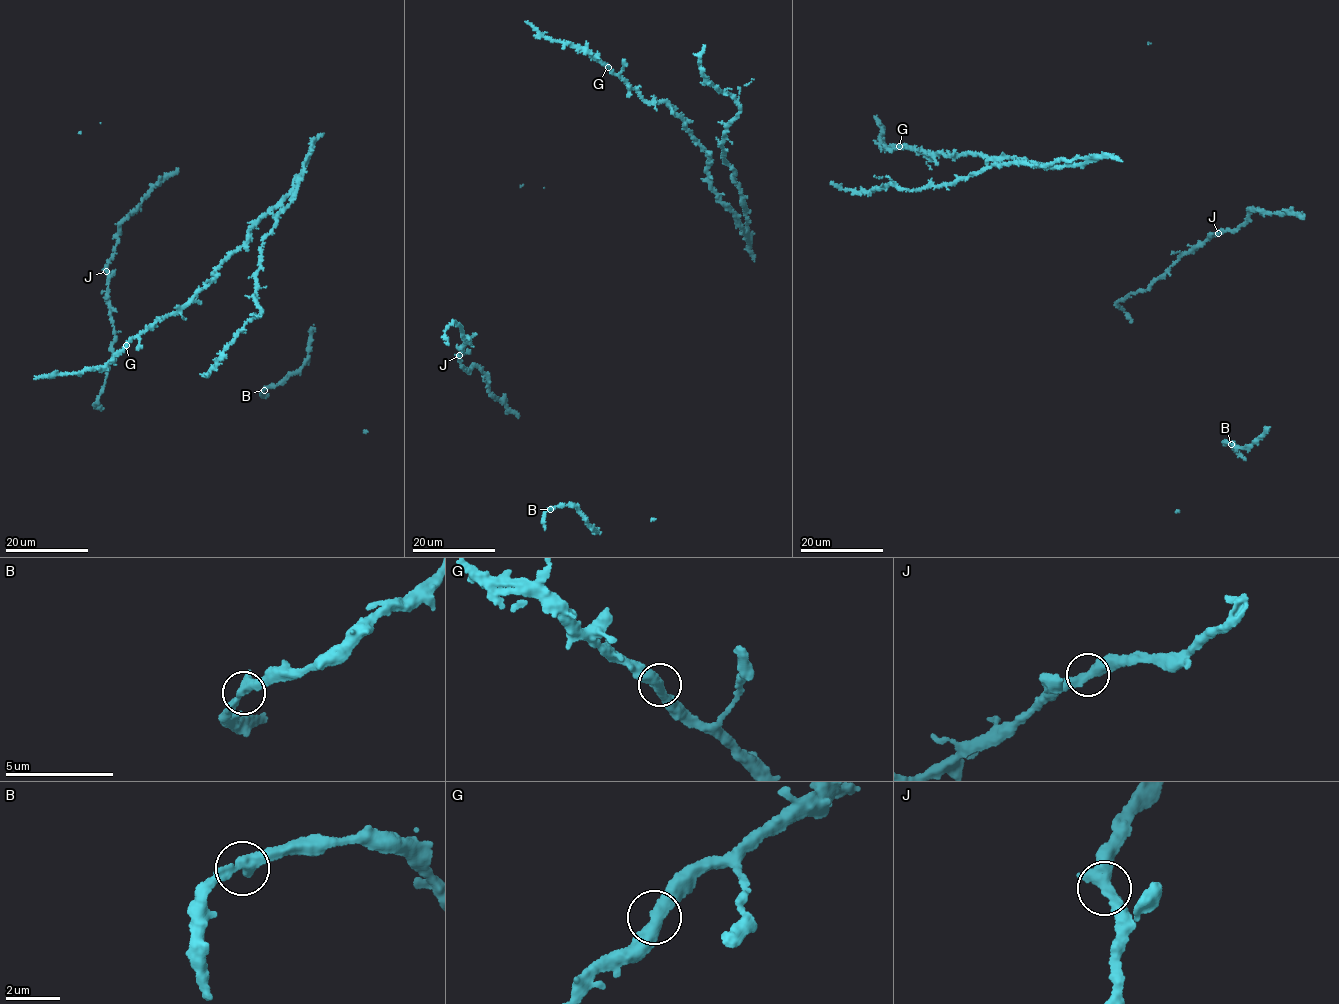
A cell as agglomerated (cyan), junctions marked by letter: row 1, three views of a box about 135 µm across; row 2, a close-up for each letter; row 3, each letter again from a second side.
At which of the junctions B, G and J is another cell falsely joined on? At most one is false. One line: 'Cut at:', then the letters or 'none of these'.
Cut at: none of these

